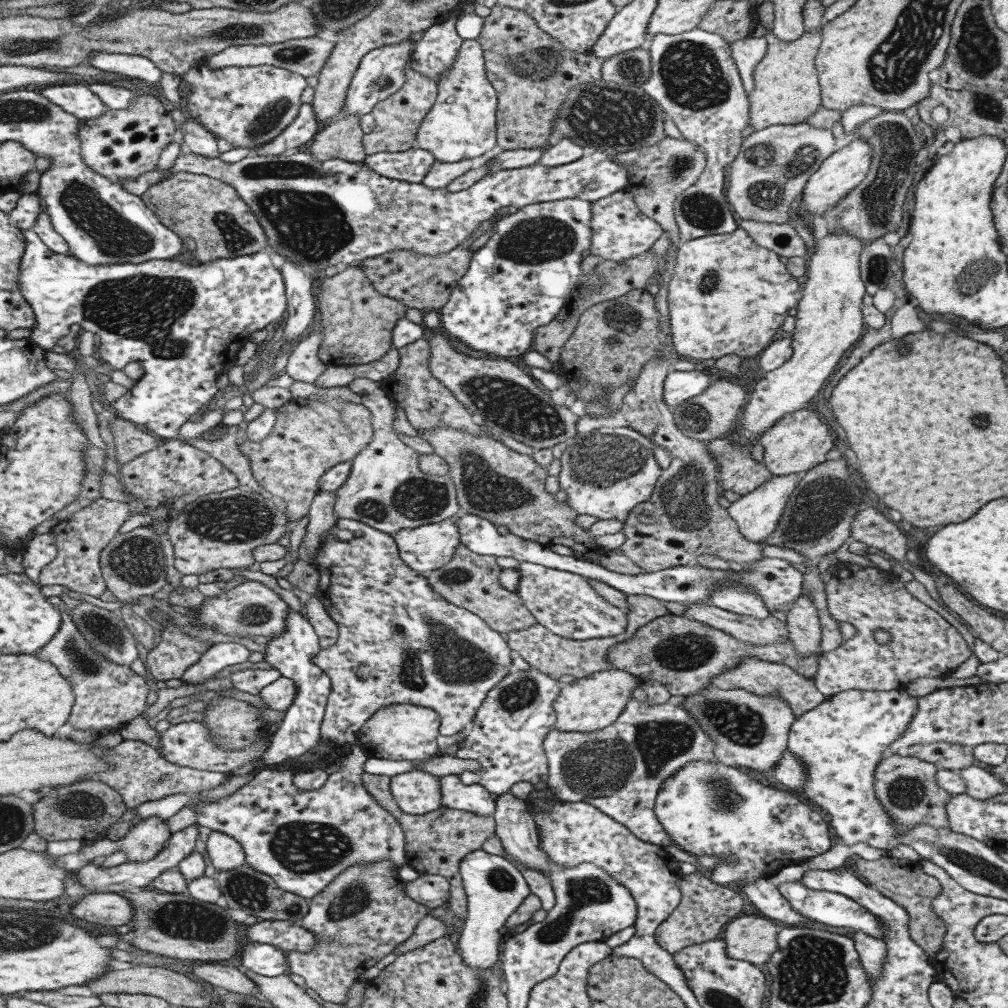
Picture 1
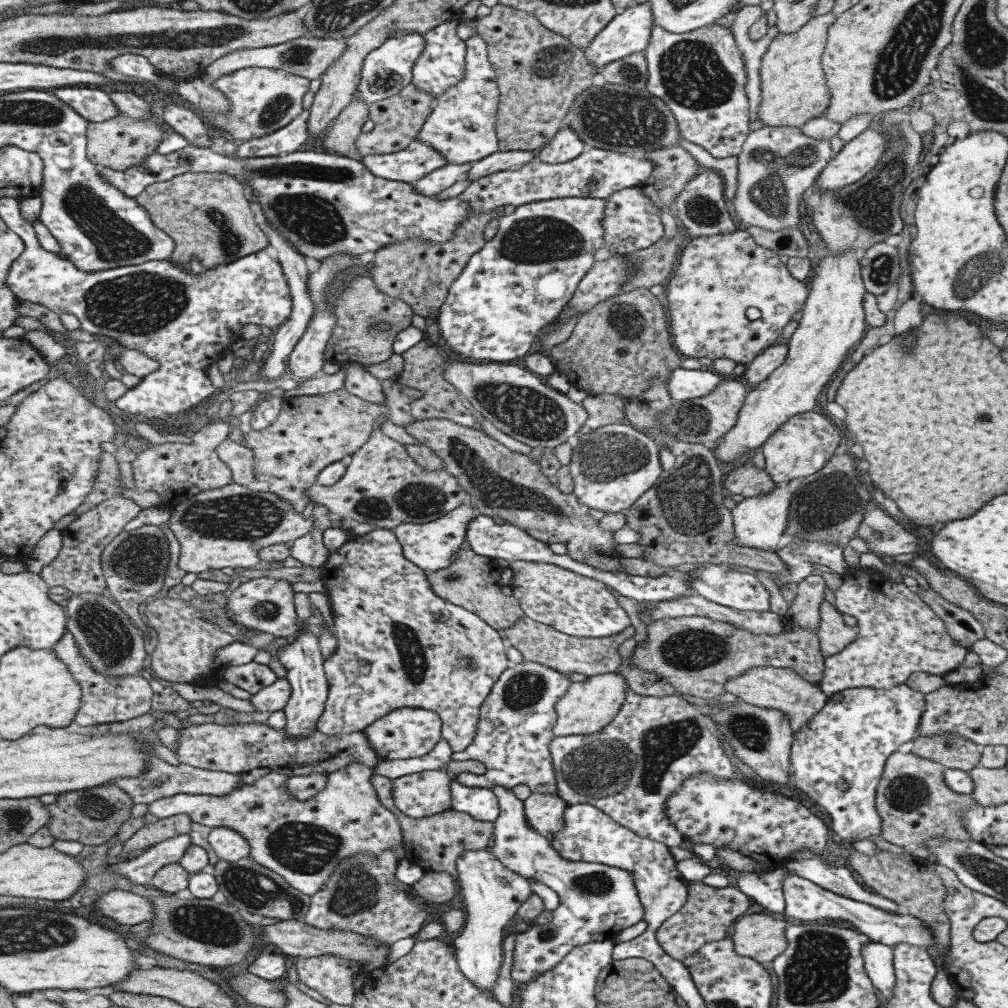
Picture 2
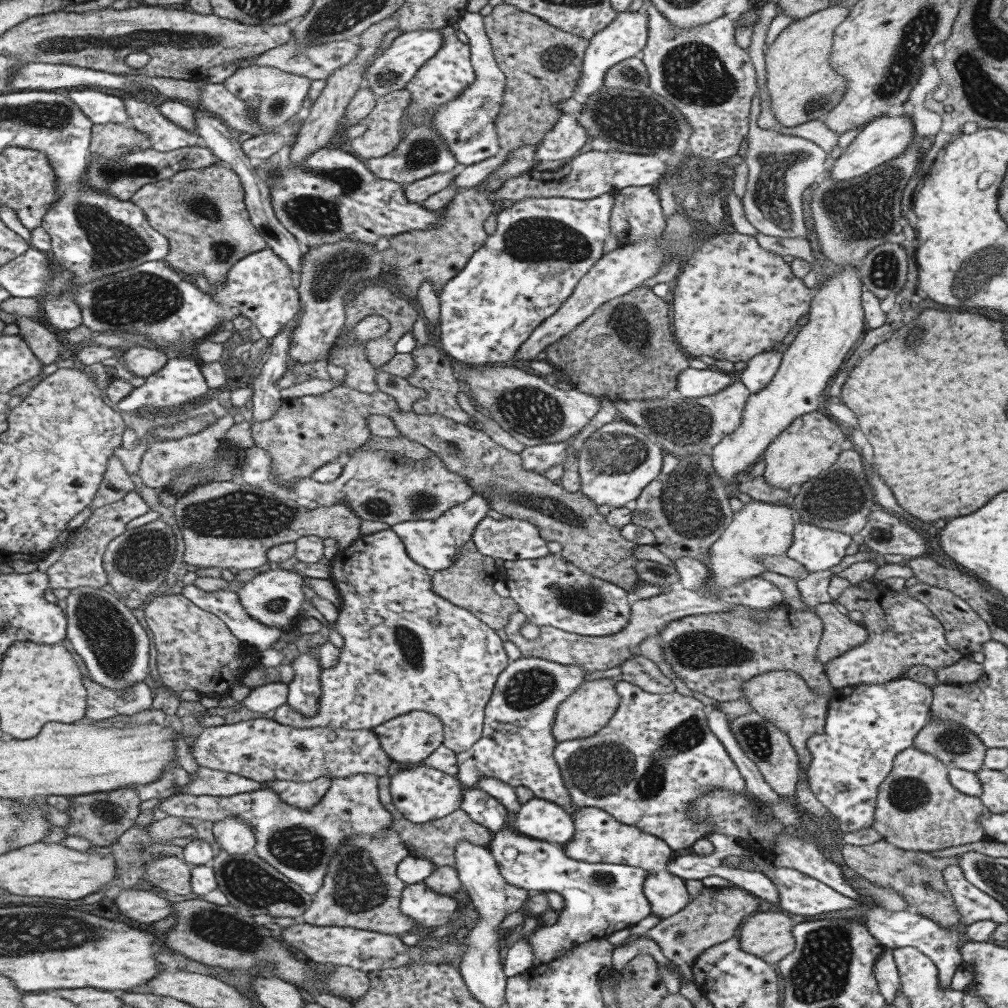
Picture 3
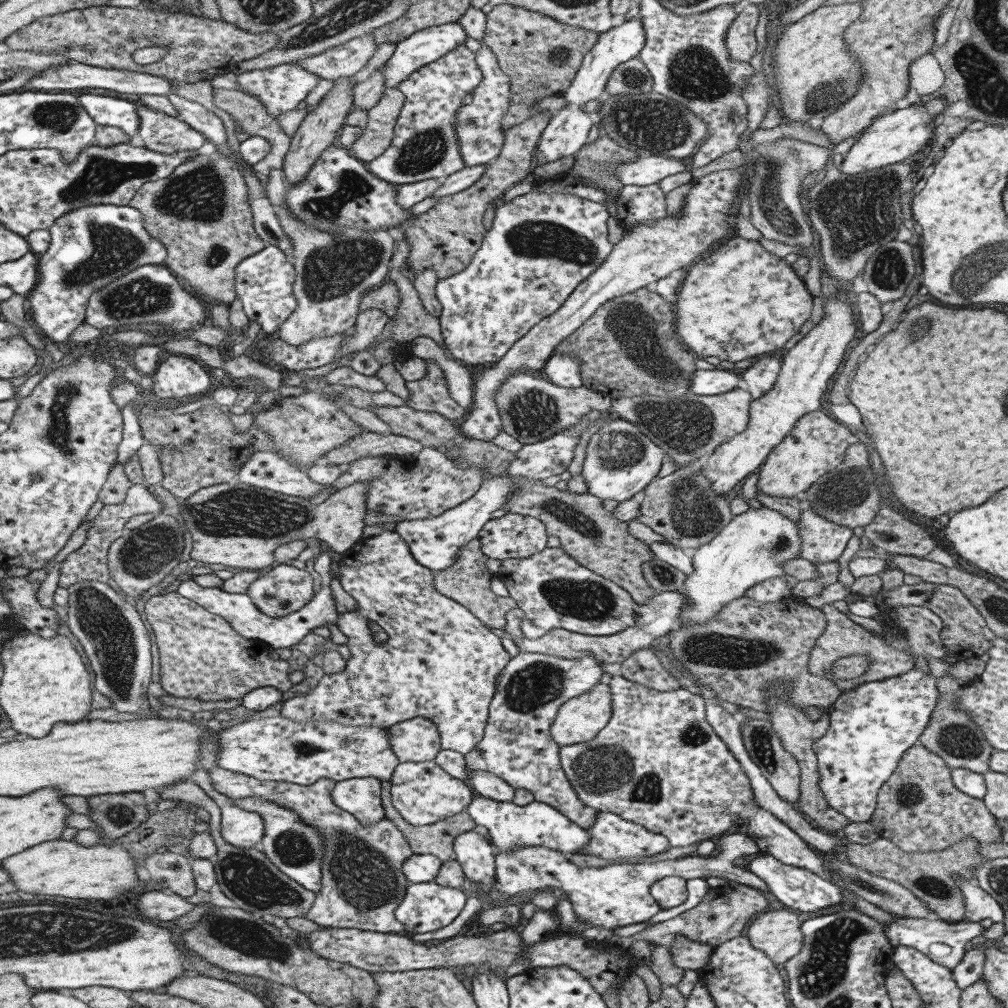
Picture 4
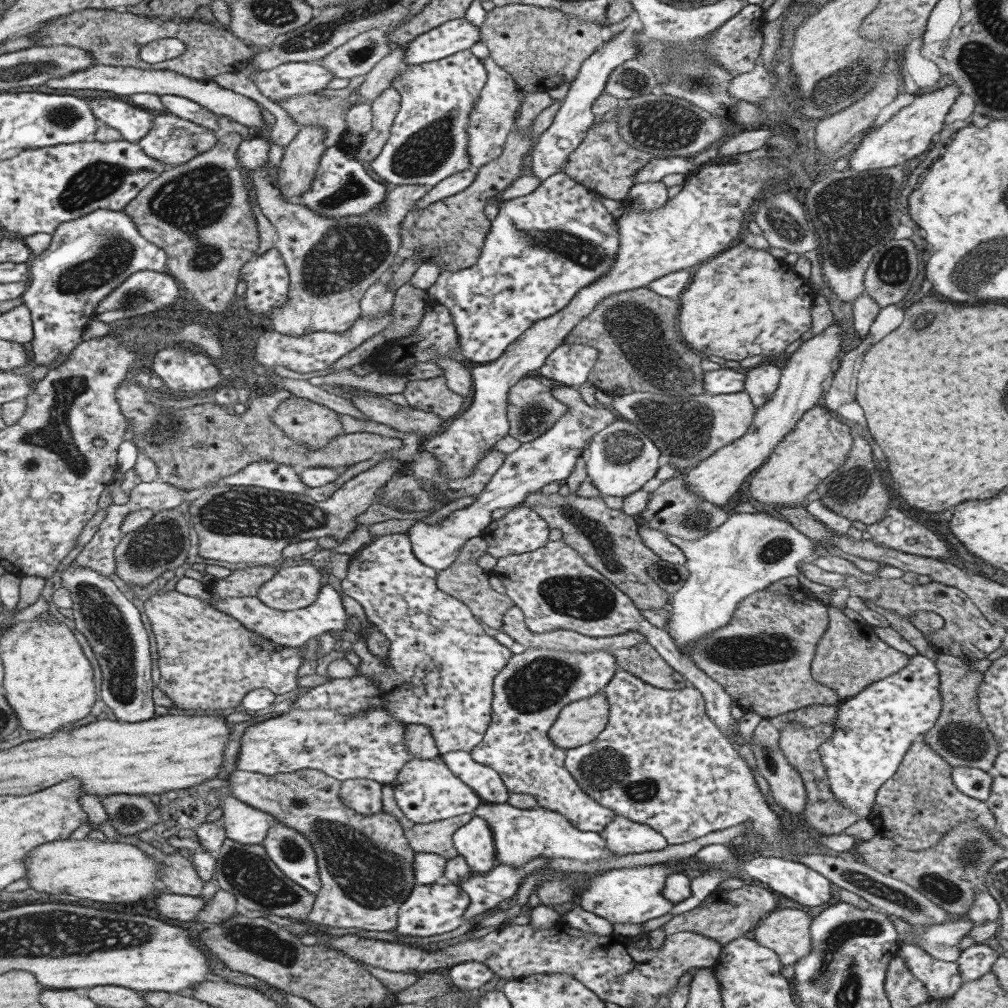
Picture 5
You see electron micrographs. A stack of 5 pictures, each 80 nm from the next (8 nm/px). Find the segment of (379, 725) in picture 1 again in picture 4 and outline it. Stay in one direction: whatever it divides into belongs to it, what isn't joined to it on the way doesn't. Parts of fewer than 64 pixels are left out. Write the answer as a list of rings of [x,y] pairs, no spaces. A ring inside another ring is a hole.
[[[408,718],[389,725],[386,731],[389,747],[400,763],[432,760],[440,750],[437,727],[427,719]]]

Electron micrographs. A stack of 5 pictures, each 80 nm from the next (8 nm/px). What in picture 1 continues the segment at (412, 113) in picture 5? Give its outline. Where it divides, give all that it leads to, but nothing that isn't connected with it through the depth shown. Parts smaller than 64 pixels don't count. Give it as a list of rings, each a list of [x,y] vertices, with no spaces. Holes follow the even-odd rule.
[[[456,16],[432,24],[423,31],[423,36],[417,41],[411,54],[409,65],[417,72],[438,83],[438,76],[444,73],[456,57],[456,52],[462,43],[462,38],[455,33],[454,24]],[[408,149],[404,152],[377,152],[365,155],[362,161],[377,175],[405,183],[419,184],[427,171],[435,164],[435,158],[424,149]]]

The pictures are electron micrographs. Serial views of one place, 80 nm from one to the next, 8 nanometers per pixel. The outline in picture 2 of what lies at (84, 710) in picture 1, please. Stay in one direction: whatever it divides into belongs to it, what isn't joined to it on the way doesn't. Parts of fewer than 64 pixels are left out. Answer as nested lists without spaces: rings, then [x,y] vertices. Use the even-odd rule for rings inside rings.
[[[69,632],[59,638],[59,642],[51,649],[57,660],[61,661],[73,681],[77,682],[80,688],[81,698],[79,708],[73,717],[73,722],[79,726],[93,726],[94,724],[107,724],[109,722],[123,722],[135,716],[141,716],[150,710],[150,700],[153,690],[148,681],[139,676],[119,676],[119,678],[107,678],[103,674],[93,672],[87,662],[83,660],[83,655],[77,650],[75,640]]]

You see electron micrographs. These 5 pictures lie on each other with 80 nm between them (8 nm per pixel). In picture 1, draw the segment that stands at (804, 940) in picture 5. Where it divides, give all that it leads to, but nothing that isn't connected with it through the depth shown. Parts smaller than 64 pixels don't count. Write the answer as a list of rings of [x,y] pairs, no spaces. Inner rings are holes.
[[[746,912],[731,919],[722,928],[722,941],[725,943],[725,954],[733,960],[746,960],[749,964],[763,967],[773,951],[777,950],[776,934],[779,924],[755,912]]]

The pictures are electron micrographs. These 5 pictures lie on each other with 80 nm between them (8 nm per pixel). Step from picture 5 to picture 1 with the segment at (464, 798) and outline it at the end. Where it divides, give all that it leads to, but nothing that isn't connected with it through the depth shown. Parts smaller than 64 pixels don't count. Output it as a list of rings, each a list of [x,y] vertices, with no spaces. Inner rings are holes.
[[[420,770],[392,776],[388,787],[395,804],[407,814],[422,815],[440,806],[439,776]]]

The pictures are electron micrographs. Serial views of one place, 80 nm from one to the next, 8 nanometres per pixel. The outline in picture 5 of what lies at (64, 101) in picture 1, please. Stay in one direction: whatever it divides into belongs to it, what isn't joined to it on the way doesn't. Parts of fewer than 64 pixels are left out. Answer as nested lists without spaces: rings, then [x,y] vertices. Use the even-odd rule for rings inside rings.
[[[103,97],[88,99],[88,103],[97,123],[117,130],[121,140],[133,143],[151,132],[155,112]]]

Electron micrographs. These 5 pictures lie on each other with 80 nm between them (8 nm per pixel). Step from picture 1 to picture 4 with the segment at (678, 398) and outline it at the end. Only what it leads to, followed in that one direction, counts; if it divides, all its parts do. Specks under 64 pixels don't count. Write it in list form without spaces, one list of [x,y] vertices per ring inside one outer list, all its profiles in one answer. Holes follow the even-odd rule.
[[[716,367],[711,370],[694,369],[690,376],[688,390],[699,396],[713,396],[722,392],[729,392],[732,388],[741,385],[737,375]]]

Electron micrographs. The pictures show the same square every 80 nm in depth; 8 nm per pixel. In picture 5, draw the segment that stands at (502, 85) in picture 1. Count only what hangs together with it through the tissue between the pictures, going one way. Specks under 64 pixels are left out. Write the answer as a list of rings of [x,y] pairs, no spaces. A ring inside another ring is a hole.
[[[511,3],[494,6],[487,11],[485,20],[480,24],[478,31],[480,42],[487,47],[493,62],[512,76],[518,94],[518,107],[519,102],[522,102],[519,96],[523,94],[548,91],[564,82],[570,83],[575,78],[583,60],[610,37],[608,27],[601,26],[597,22],[579,20],[576,16],[569,16],[556,8],[539,8]]]

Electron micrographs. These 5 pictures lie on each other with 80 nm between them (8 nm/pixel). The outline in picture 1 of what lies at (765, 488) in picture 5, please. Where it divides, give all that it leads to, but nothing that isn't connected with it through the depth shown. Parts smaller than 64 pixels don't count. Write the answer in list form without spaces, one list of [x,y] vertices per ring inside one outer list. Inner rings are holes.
[[[807,409],[783,415],[760,434],[758,442],[763,447],[763,466],[772,475],[785,476],[805,472],[824,463],[825,453],[833,448],[836,441],[832,427],[826,415],[817,415]]]

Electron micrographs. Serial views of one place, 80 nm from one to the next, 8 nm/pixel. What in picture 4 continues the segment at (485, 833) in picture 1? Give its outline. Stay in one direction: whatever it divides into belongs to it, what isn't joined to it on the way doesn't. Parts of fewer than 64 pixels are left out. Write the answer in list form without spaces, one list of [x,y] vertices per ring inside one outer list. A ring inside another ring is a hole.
[[[380,781],[380,801],[384,808],[384,818],[389,819],[399,829],[412,854],[431,854],[442,863],[455,858],[452,851],[453,839],[459,833],[477,827],[466,810],[421,826],[413,826],[405,822],[391,804],[388,781]]]

